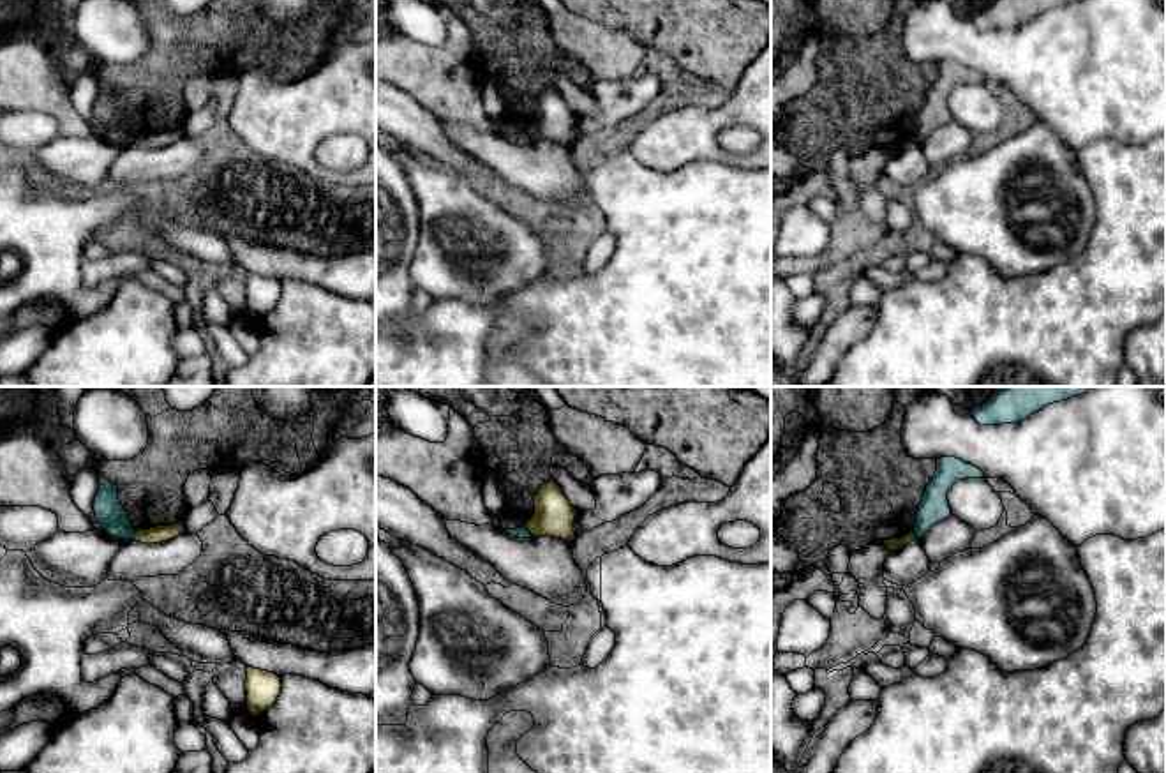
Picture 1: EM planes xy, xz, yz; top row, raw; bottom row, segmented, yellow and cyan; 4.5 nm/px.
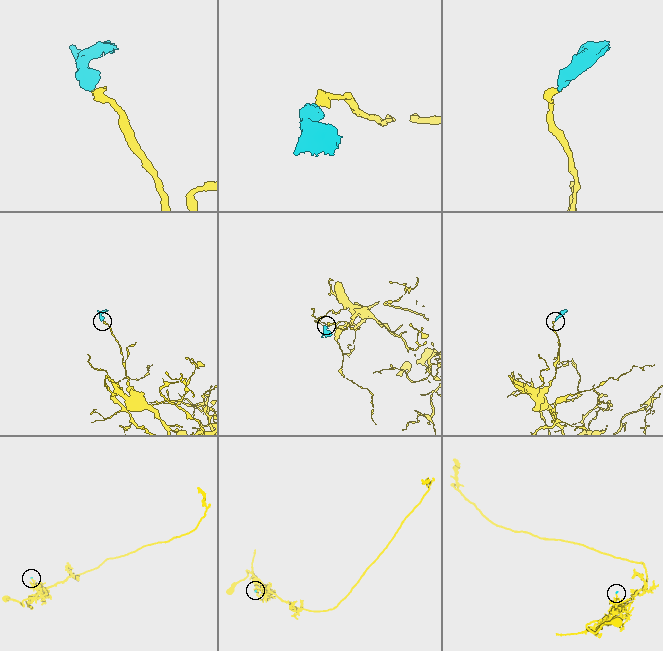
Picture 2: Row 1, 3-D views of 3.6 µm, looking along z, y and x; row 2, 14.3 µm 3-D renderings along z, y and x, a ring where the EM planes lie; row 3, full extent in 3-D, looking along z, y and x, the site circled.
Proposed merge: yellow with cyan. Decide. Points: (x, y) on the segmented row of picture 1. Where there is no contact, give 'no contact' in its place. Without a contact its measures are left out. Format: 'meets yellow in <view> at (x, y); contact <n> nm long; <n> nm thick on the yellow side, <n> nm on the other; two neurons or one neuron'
meets yellow in xz at (528, 530); contact 70 nm long; 180 nm thick on the yellow side, 50 nm on the other; two neurons

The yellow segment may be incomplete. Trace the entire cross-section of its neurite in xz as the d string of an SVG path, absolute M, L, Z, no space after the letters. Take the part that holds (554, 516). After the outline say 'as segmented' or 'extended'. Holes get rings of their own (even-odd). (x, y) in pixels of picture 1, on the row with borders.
M554 482L543 484L534 494L534 514L524 524L533 537L552 537L572 542L577 510L566 499L563 489Z; as segmented

